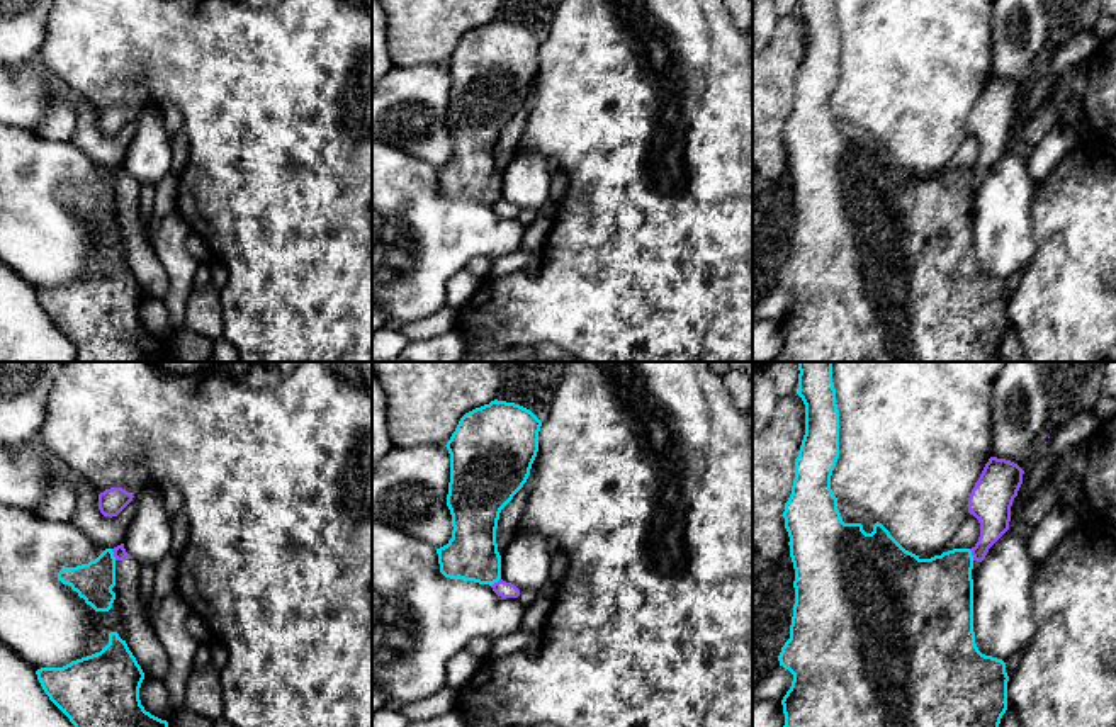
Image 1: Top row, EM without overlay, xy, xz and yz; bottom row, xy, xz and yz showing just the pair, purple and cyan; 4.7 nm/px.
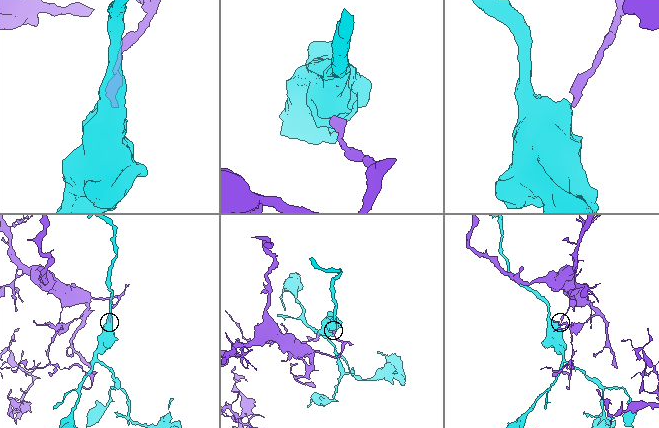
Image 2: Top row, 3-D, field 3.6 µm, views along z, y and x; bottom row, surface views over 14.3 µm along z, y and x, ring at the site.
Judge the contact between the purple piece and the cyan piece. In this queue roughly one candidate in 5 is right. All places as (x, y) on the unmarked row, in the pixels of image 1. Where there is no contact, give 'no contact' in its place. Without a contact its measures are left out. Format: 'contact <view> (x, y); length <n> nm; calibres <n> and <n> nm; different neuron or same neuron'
contact xy (114, 174); length 60 nm; calibres 60 and 190 nm; different neuron

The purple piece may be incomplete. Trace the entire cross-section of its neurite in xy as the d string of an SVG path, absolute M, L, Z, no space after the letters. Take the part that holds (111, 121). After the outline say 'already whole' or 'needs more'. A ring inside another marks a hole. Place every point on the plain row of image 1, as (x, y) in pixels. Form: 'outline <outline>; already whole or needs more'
outline M110 107L99 114L99 129L104 136L117 136L131 121L132 114L122 107Z; already whole

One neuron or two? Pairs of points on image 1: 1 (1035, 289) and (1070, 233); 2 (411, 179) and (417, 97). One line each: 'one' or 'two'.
1: one
2: two

